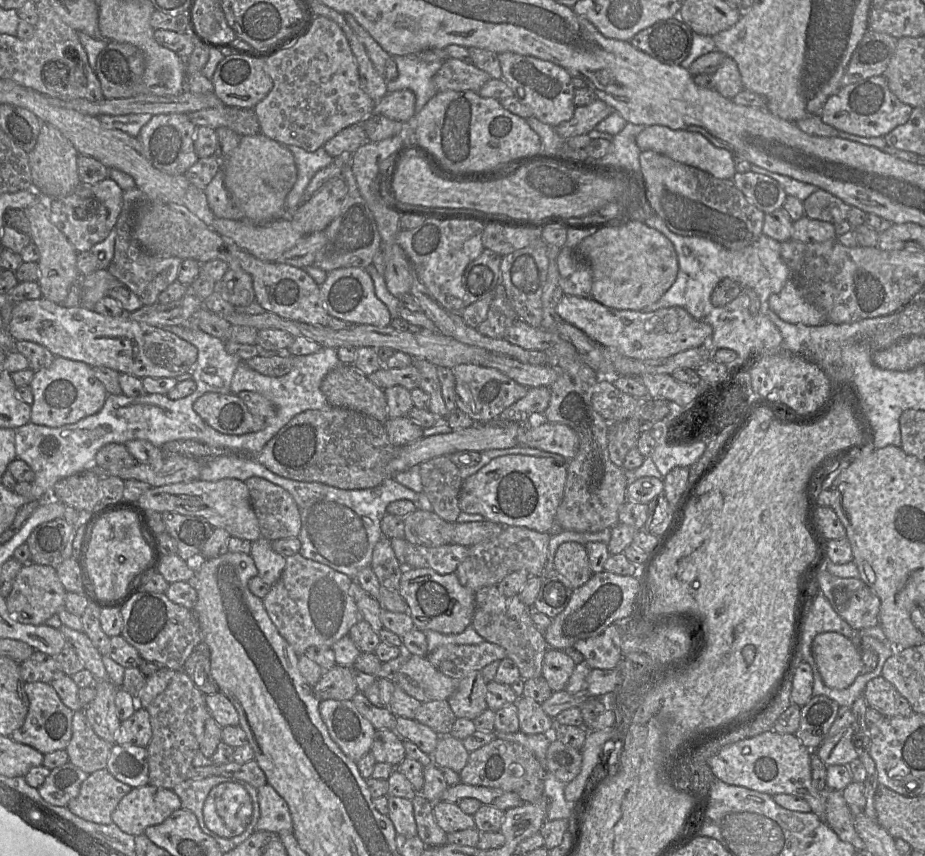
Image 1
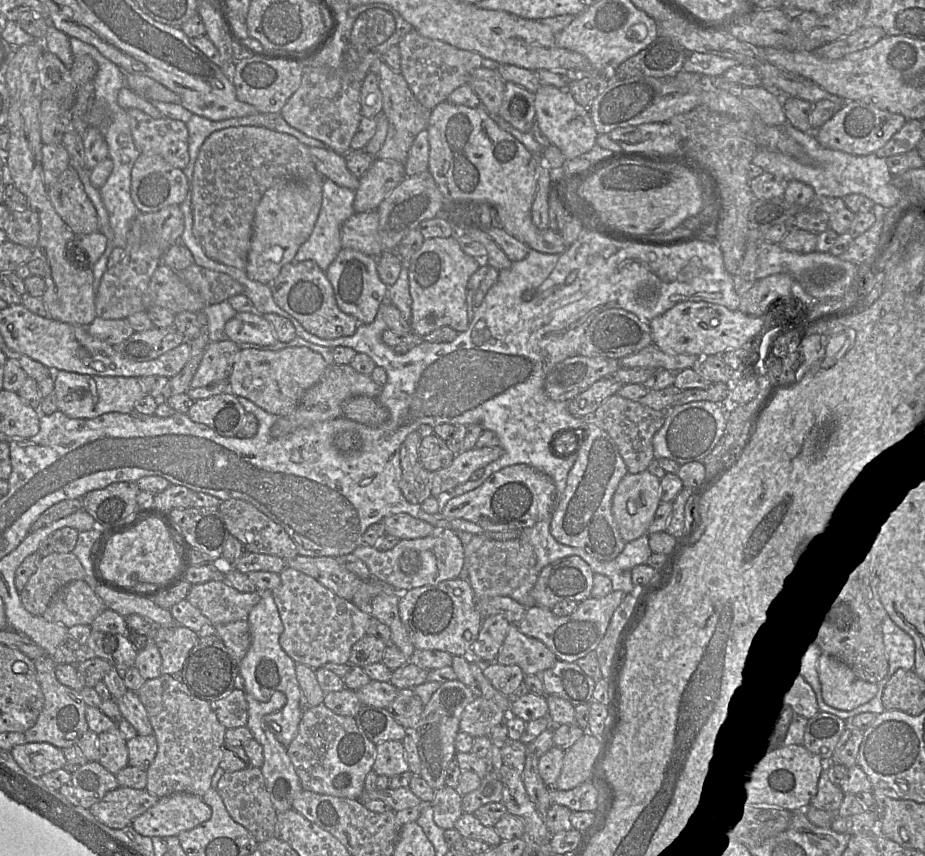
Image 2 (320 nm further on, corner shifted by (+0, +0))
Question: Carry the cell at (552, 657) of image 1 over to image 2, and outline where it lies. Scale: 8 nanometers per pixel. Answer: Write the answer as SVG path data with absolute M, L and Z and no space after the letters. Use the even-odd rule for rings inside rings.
M510 624L494 662L517 665L527 676L537 675L551 668L557 660L556 655L544 643L521 633L517 624Z

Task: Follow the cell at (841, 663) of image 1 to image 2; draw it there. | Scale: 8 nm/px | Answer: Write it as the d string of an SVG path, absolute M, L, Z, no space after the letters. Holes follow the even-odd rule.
M818 654L815 673L821 684L822 698L827 705L851 711L869 702L877 693L877 684L864 681L842 661Z

